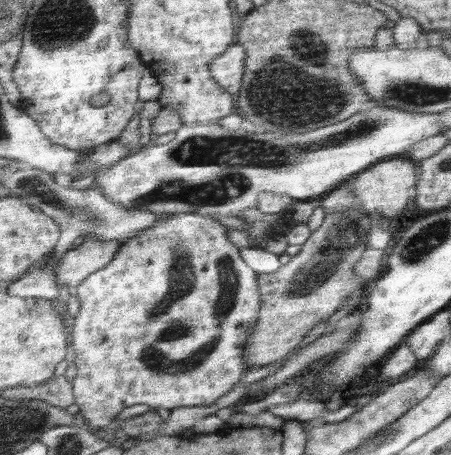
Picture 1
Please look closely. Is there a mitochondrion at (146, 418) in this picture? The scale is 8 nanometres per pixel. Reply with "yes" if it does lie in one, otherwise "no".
no

